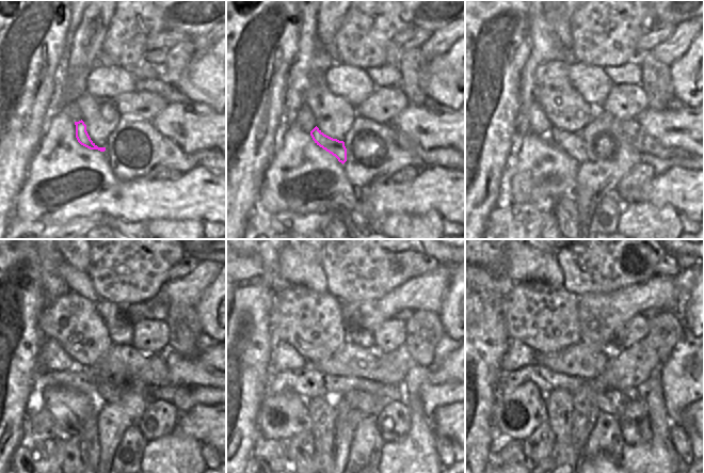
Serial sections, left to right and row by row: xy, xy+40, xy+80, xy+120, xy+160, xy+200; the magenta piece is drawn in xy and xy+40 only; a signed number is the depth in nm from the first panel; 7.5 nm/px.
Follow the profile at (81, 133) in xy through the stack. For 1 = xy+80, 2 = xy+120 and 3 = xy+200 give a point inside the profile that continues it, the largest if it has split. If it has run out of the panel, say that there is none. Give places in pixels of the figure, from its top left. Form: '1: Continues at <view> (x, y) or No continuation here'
1: Continues at xy+80 (571, 142)
2: Continues at xy+120 (106, 392)
3: Continues at xy+200 (613, 403)

